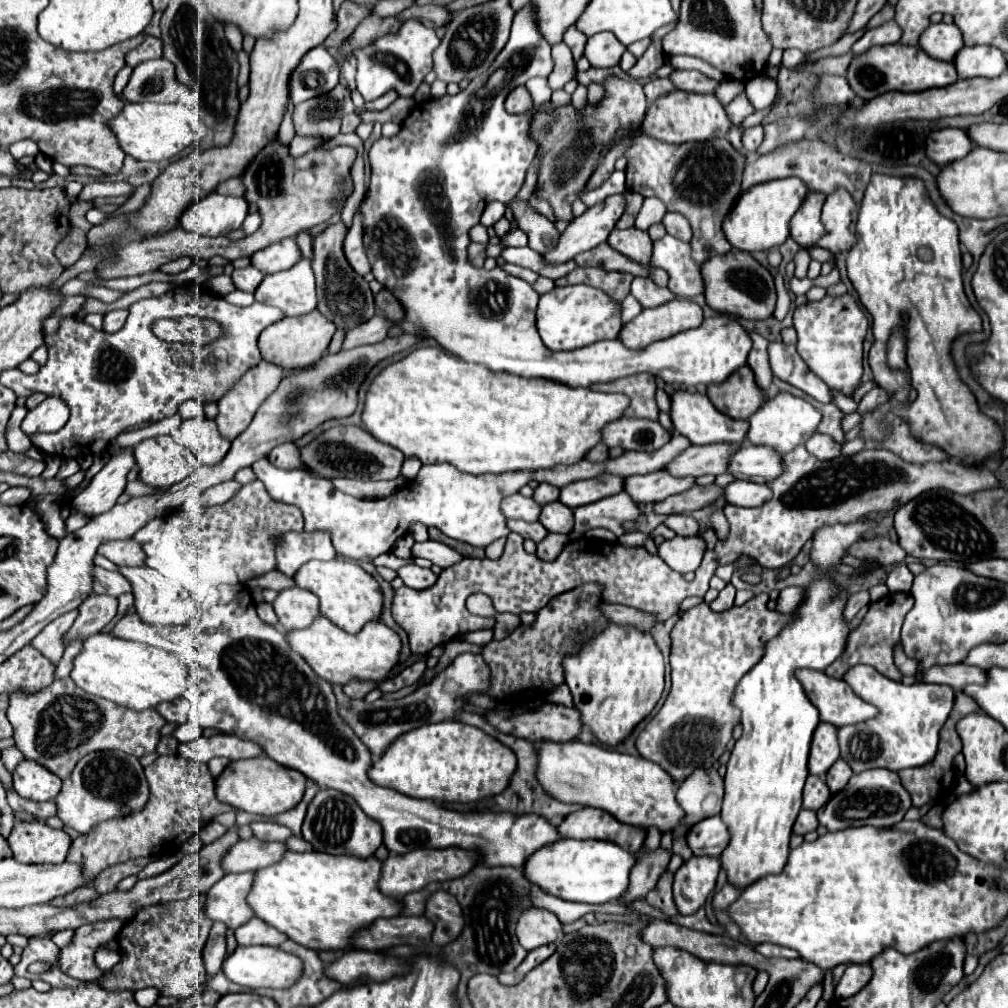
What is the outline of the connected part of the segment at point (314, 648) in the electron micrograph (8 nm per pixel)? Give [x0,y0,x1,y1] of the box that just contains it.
[285,616,401,686]

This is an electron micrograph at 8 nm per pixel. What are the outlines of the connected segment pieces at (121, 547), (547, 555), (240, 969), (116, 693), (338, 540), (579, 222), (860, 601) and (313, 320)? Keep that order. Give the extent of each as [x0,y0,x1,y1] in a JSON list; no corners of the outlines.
[[99,540,145,566],[537,534,567,560],[223,946,303,990],[71,634,191,710],[251,434,691,562],[543,194,625,264],[845,590,869,622],[259,310,335,370]]

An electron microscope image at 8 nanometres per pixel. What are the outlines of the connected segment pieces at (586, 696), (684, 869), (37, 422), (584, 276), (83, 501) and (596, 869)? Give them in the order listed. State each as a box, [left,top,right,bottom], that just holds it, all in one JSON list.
[[563,624,665,746],[673,856,719,914],[21,398,69,434],[555,268,633,302],[71,448,133,516],[525,838,635,904]]

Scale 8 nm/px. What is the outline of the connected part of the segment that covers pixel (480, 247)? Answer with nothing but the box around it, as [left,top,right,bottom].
[469,242,487,268]

